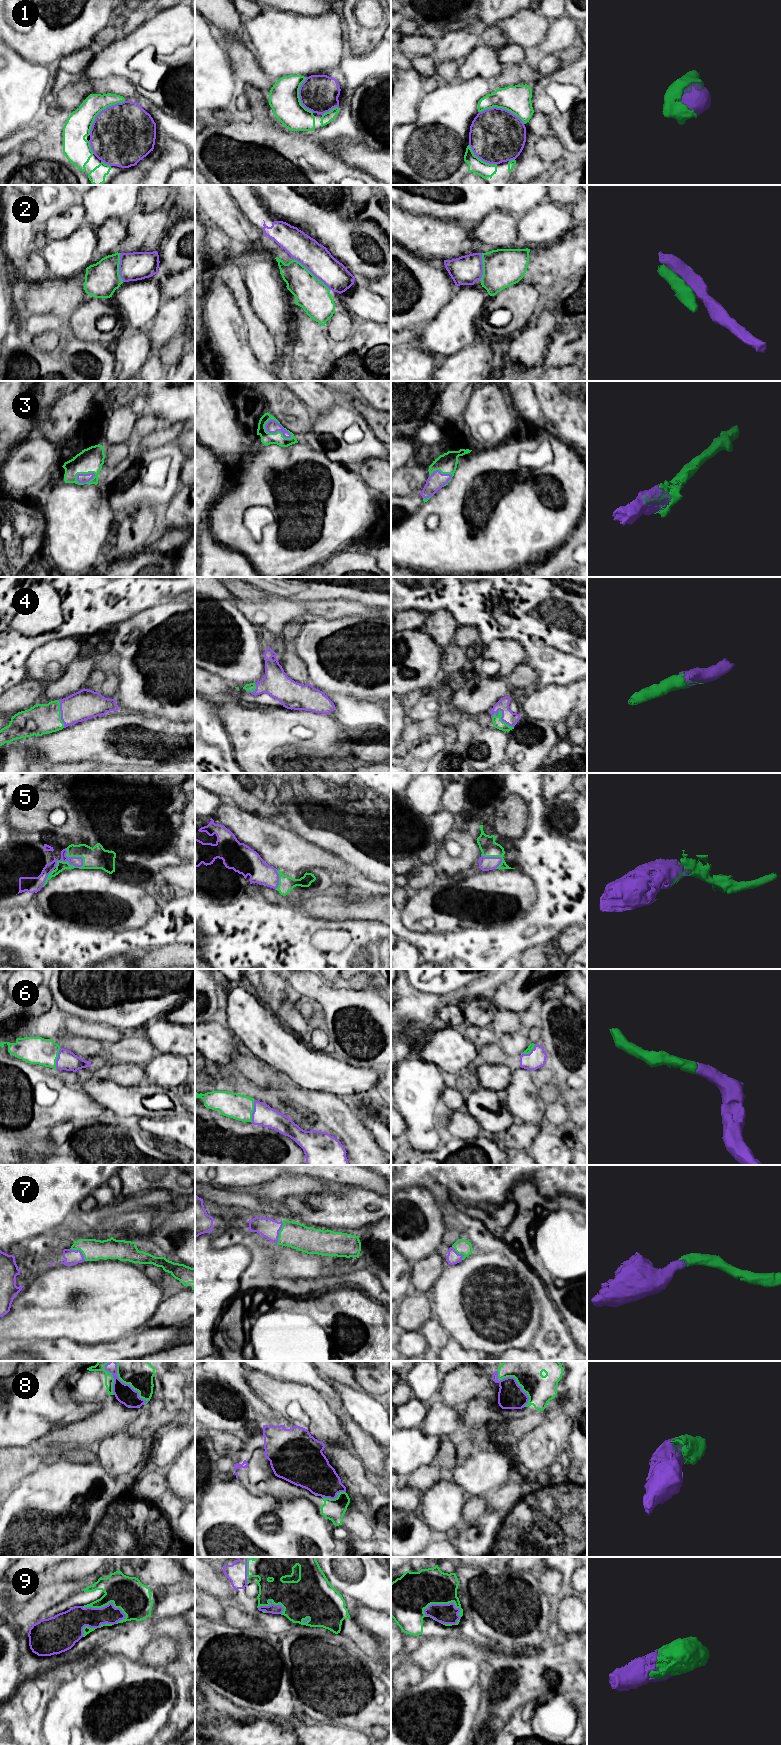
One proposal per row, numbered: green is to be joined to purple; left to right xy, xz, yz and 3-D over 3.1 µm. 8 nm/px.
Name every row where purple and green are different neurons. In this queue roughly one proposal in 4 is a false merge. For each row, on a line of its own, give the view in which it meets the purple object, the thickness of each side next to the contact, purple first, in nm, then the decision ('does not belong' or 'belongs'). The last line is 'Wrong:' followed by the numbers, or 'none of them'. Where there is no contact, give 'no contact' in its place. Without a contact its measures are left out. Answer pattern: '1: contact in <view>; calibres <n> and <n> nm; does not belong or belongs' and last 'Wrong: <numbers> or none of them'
1: contact in xy; calibres 500 and 200 nm; belongs
2: contact in xz; calibres 220 and 260 nm; does not belong
3: contact in xz; calibres 100 and 100 nm; belongs
4: contact in yz; calibres 110 and 80 nm; belongs
5: contact in xy; calibres 80 and 180 nm; belongs
6: contact in xz; calibres 170 and 200 nm; belongs
7: contact in xz; calibres 160 and 200 nm; belongs
8: contact in xy; calibres 160 and 260 nm; belongs
9: contact in yz; calibres 160 and 320 nm; belongs
Wrong: 2

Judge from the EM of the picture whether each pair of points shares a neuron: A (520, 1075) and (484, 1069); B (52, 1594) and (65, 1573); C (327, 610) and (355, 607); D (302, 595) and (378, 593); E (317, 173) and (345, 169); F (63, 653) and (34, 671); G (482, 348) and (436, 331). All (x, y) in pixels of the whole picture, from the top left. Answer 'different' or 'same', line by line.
A: different
B: different
C: same
D: same
E: same
F: same
G: different

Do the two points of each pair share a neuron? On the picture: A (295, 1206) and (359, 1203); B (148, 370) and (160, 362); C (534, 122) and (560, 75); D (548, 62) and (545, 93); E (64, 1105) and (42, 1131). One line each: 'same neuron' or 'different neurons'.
A: same neuron
B: same neuron
C: different neurons
D: different neurons
E: same neuron

